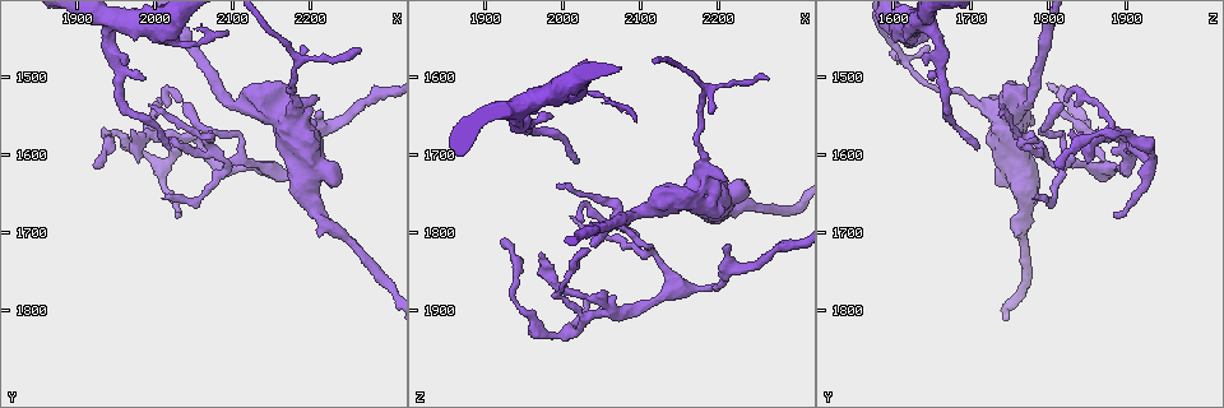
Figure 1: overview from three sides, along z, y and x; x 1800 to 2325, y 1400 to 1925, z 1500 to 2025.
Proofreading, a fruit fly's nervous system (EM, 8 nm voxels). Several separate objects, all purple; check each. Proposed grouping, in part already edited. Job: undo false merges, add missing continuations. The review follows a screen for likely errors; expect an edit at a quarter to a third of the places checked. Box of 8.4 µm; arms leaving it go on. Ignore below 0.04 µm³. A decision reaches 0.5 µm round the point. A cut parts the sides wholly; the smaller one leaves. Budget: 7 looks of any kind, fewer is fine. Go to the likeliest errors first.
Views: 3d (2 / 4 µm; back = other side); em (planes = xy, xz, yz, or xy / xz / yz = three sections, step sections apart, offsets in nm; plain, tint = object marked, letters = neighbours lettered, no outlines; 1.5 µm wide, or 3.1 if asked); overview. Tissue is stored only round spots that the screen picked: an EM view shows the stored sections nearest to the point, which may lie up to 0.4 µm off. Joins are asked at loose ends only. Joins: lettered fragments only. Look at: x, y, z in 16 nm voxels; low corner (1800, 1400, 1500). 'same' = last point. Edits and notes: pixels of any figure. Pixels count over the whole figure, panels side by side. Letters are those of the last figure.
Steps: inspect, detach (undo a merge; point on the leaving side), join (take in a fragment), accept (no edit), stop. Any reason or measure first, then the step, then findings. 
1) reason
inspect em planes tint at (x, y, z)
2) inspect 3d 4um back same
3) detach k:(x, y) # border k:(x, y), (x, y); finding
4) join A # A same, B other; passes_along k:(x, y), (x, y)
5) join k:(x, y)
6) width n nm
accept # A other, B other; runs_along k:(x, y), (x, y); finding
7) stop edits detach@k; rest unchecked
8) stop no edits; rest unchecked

branch stops here
inspect em xy step 4 letters at (1990, 1540, 1740)

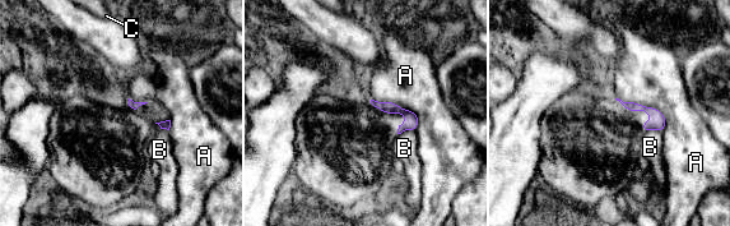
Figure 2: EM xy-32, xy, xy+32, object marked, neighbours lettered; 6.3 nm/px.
accept # A other, B other, C other; none of them fits

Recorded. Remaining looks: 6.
sudden change in width
inspect em planes tint at (2180, 1530, 1695)

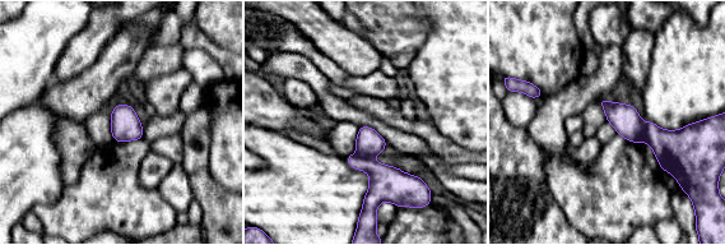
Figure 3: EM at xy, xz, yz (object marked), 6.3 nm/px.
see the neighbours
inspect em planes letters same

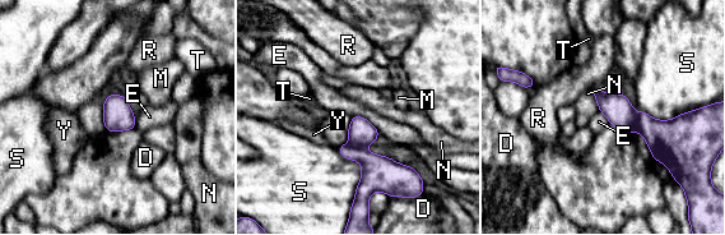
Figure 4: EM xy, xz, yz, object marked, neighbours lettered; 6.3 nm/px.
detach 4:(618, 110) # D other, E other, M other, N other, R other, S other, T other, Y other; border 4:(637, 114), (633, 130); two neurons meet here

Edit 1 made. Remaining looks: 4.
redraw
inspect overview

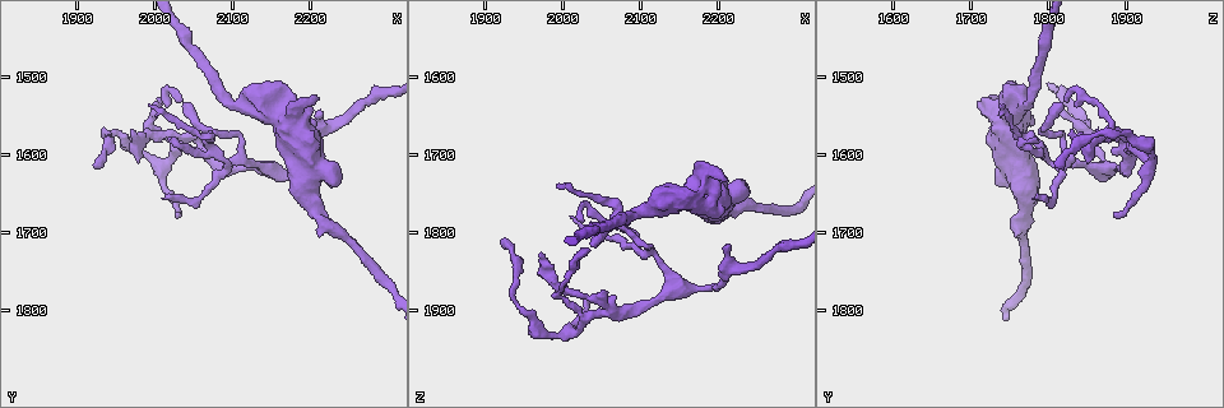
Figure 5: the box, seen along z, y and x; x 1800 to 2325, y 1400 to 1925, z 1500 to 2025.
tapers out
inspect 3d 2um at (2215, 1540, 1815)

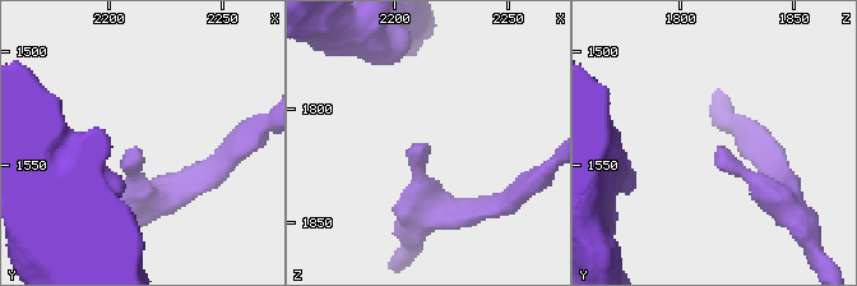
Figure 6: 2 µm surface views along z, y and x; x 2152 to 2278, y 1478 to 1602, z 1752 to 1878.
now the EM
inspect em planes letters at (2213, 1542, 1816)

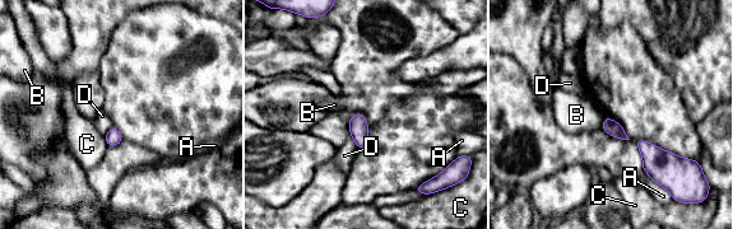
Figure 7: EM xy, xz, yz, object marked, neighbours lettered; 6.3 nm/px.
width 90 nm
accept # A other, B other, C other, D other; border 7:(604, 117), (601, 126); none of them fits

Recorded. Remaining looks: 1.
stop edits detach@4; rest unchecked

